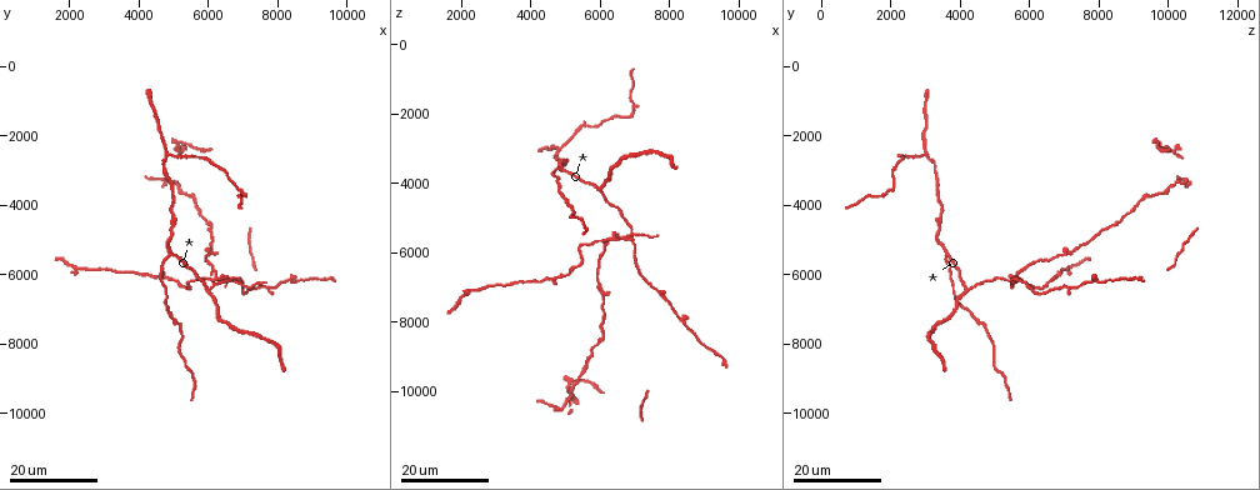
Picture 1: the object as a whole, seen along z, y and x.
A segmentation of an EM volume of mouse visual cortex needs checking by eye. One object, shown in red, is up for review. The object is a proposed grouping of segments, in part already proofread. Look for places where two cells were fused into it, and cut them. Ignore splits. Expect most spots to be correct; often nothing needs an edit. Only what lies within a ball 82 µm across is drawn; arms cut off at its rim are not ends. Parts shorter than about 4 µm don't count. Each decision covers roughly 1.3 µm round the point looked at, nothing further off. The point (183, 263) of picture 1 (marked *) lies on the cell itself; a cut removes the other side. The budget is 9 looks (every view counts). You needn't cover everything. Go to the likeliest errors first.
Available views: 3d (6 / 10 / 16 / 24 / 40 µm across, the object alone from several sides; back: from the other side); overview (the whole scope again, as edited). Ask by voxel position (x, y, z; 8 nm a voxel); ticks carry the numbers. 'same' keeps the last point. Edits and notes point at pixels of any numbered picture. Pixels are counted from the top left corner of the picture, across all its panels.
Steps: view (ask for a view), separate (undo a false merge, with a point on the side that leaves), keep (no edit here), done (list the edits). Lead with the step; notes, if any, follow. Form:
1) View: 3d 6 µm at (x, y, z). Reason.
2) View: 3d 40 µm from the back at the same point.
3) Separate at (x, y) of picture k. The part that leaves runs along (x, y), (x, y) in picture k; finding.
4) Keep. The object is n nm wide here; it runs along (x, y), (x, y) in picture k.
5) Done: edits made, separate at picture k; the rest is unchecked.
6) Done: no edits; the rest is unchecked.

View: 3d 24 µm at (6000, 6400, 4300). Two arms in line, one across.

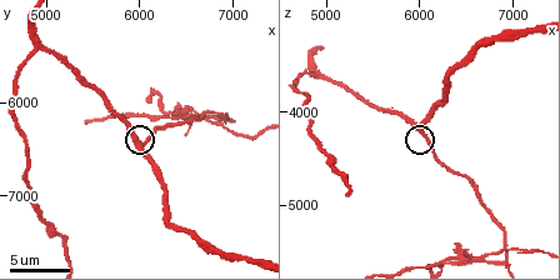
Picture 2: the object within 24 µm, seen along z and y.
View: 3d 6 µm at (6050, 6450, 4200).

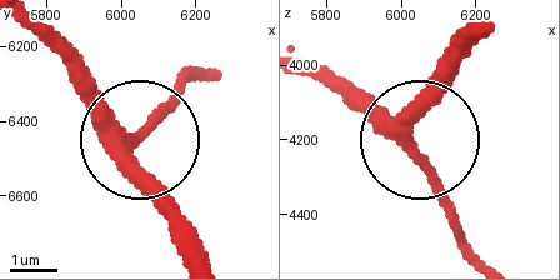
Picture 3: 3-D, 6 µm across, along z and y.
Keep. It runs along (31, 23), (126, 130), (131, 179), (175, 246) in picture 3; continuous, no second cell.

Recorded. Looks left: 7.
View: 3d 16 µm at (4800, 2600, 3000). Three arms meet.

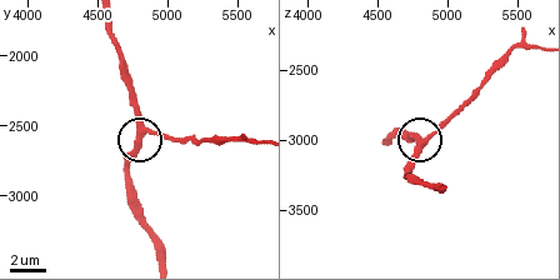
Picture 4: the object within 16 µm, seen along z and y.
View: 3d 6 µm at (4860, 2540, 2980).

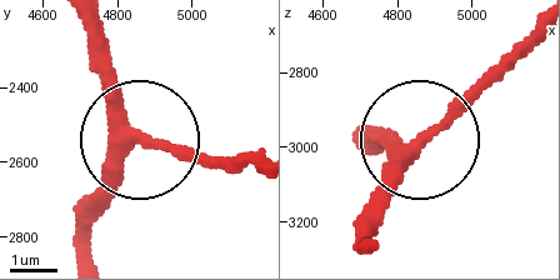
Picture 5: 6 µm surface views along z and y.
Keep. The side arm is 17 µm long; 3 arms meet here; one cell here.

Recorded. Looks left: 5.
View: 3d 6 µm at (4850, 5450, 3600). Three arms meet.

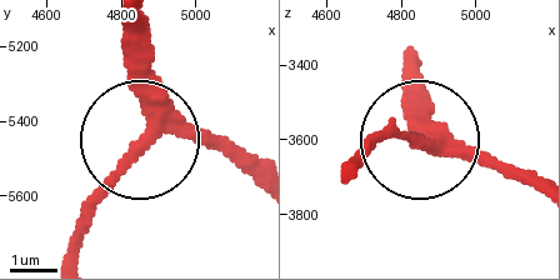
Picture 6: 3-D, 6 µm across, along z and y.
Keep. 3 arms meet here; it runs along (253, 181), (216, 149), (156, 134), (89, 225) in picture 6; continuous, no second cell.

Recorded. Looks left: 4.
View: 3d 24 µm at (4900, 3300, 3400). Calibre changes.

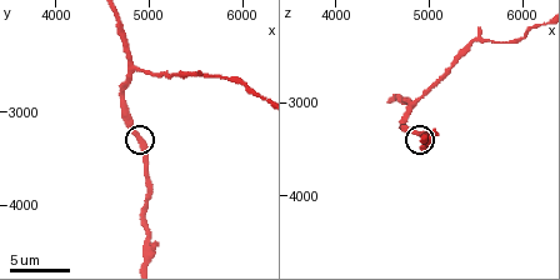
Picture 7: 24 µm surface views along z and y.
View: 3d 10 µm at the same point.

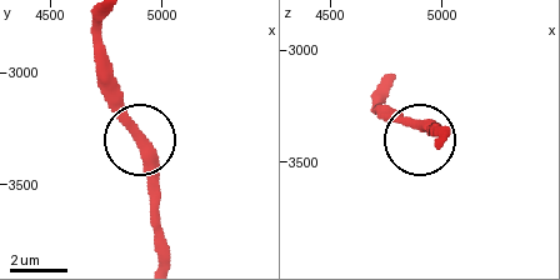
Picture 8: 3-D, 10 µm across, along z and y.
Keep. The object is 350 nm wide here; all the same cell.

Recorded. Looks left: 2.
Done: no edits; the rest is unchecked.

